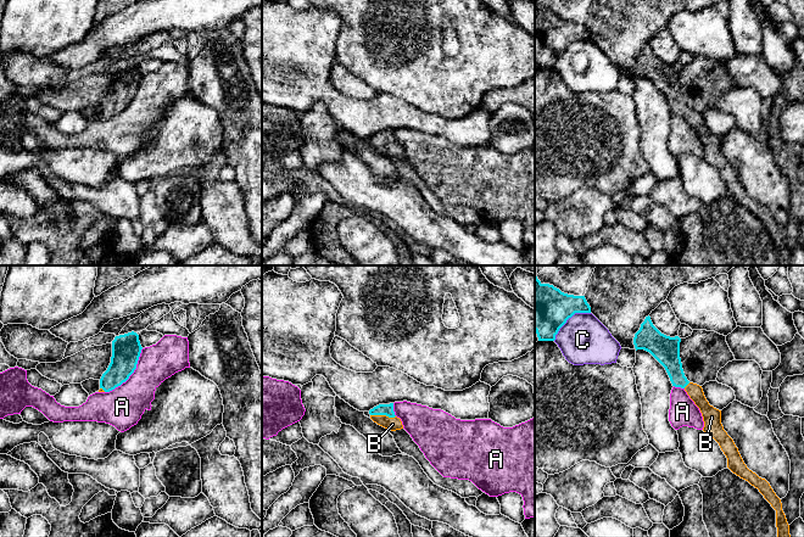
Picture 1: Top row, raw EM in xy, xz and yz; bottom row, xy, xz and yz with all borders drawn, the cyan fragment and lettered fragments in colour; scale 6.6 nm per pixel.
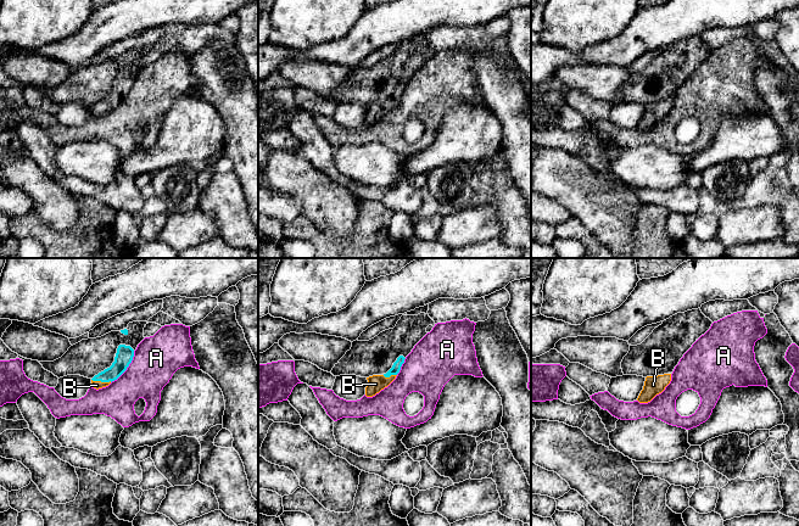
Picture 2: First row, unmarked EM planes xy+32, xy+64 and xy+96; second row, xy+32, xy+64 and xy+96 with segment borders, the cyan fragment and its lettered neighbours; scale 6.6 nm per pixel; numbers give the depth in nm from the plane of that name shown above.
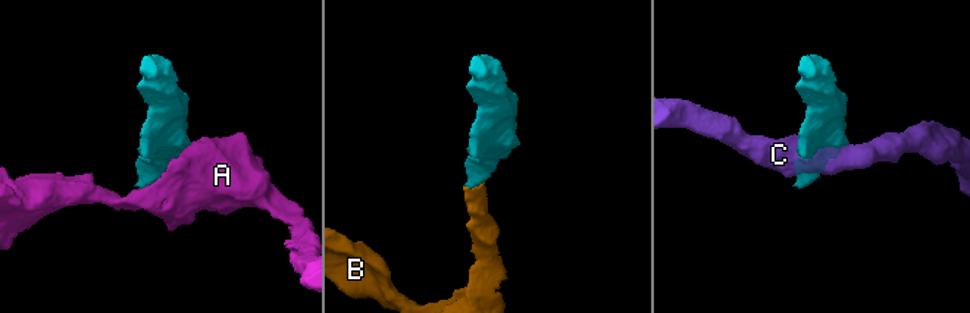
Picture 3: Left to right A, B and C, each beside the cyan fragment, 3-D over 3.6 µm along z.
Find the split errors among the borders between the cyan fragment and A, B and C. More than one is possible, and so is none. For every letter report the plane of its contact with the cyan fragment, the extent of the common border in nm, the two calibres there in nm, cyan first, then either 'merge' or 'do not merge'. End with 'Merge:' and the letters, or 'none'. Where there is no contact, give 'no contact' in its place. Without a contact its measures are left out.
A: contact in xy; length 380 nm; calibres 190 and 260 nm; do not merge
B: contact in xz; length 170 nm; calibres 80 and 90 nm; merge
C: contact in yz; length 320 nm; calibres 320 and 320 nm; do not merge
Merge: B

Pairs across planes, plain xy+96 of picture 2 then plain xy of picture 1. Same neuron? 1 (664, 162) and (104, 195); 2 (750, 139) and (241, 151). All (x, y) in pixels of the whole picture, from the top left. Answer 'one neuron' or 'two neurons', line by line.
1: two neurons
2: two neurons

